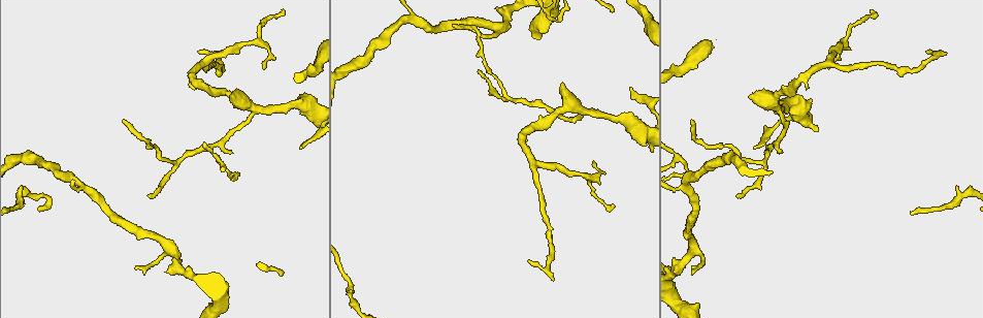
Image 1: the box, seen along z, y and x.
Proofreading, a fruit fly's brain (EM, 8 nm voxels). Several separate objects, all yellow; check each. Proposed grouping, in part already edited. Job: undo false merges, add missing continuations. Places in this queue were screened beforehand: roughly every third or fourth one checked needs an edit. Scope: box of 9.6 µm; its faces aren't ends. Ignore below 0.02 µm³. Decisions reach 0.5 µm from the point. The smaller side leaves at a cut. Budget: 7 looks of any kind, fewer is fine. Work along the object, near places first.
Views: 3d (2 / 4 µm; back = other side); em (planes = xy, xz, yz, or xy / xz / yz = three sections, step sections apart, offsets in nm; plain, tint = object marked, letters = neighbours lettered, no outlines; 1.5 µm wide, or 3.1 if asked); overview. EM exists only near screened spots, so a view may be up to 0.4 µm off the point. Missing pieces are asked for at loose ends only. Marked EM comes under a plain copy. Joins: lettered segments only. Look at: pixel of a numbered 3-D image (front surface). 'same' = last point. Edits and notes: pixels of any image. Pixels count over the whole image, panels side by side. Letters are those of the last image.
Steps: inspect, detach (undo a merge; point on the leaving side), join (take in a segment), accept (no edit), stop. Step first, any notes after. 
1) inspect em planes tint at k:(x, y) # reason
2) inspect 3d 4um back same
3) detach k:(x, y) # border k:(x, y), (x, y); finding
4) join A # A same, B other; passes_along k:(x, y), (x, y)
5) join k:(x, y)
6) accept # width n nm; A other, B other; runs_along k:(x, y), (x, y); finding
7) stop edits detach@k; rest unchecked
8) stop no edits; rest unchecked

inspect 3d 4um at 1:(135, 270) # thin end

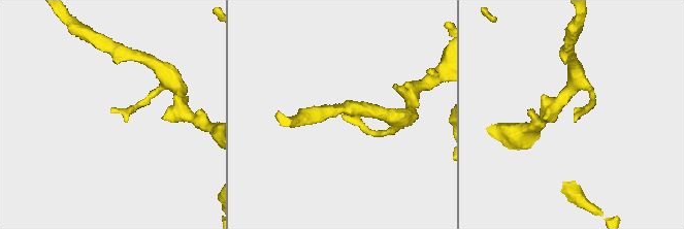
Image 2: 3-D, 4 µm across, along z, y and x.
inspect em xy step 8 letters at 2:(342, 116) # now the EM

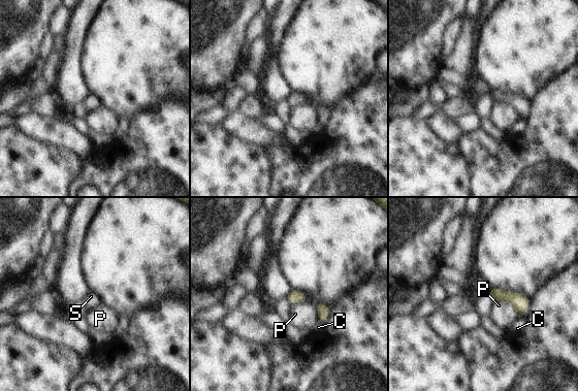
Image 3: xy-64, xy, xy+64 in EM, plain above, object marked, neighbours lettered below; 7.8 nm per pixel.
inspect em planes letters same

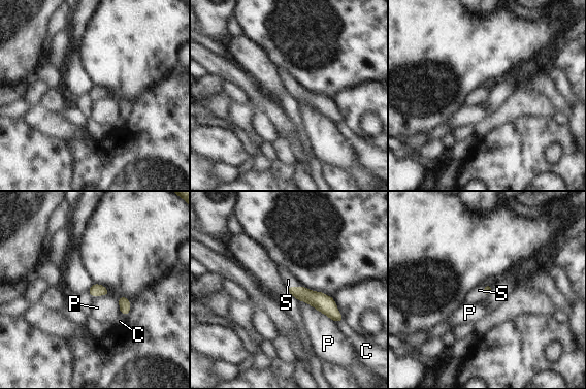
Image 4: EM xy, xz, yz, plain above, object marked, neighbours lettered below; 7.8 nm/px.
join S # longest_contact P 340 nm; C other, P other, S same; passes_along 4:(322, 302), (294, 287), (288, 280); the neuron continues

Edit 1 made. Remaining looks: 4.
inspect overview # redraw

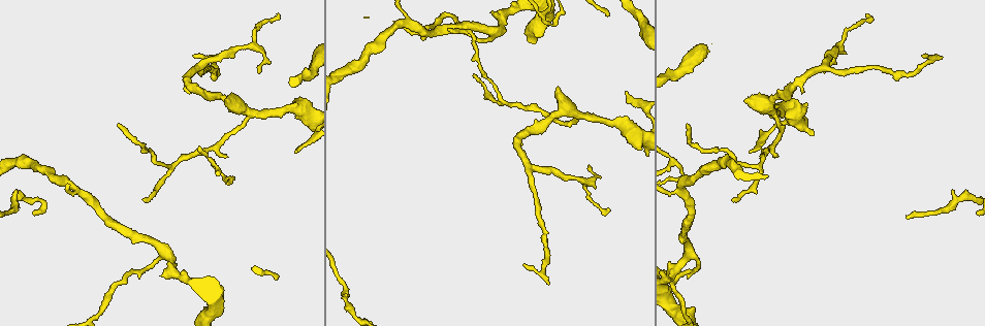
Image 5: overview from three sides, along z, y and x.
inspect em planes letters at 5:(835, 48) # sharp bend

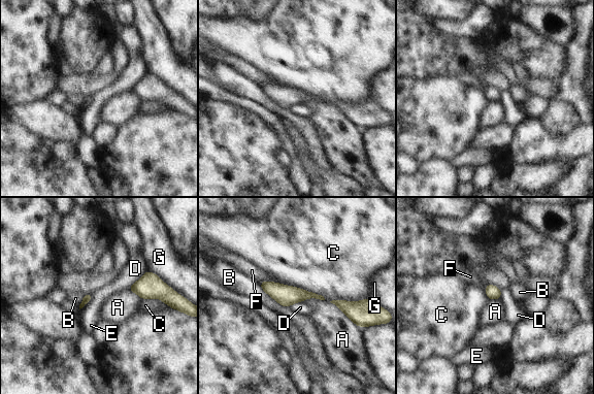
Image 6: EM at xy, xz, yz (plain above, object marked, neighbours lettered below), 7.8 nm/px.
accept # A other, B other, C other, D other, E other, F other, G other; border 6:(329, 301), (362, 327); one neuron here

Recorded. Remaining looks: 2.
inspect em 3.1um planes tint at 5:(622, 126) # two arms at a narrow angle

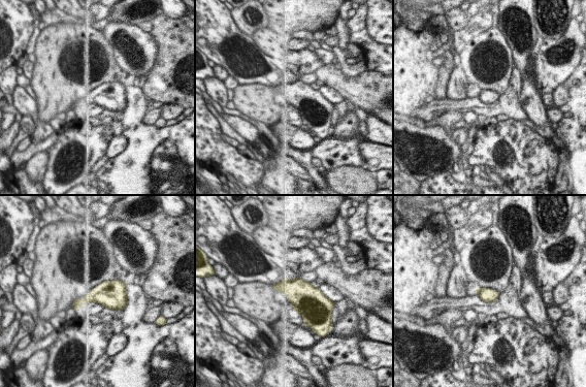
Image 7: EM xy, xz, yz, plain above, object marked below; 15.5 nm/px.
inspect em 3.1um planes letters same

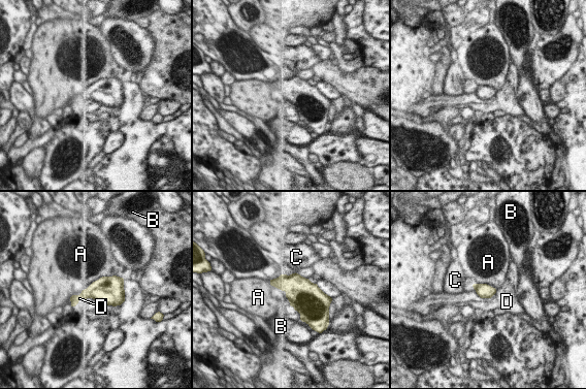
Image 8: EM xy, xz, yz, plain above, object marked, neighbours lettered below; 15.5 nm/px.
accept # width 220 nm; A other, B other, C other, D other; border 8:(115, 274), (72, 295), (70, 306); all the same neuron

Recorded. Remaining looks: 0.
stop edits join@4; rest unchecked

